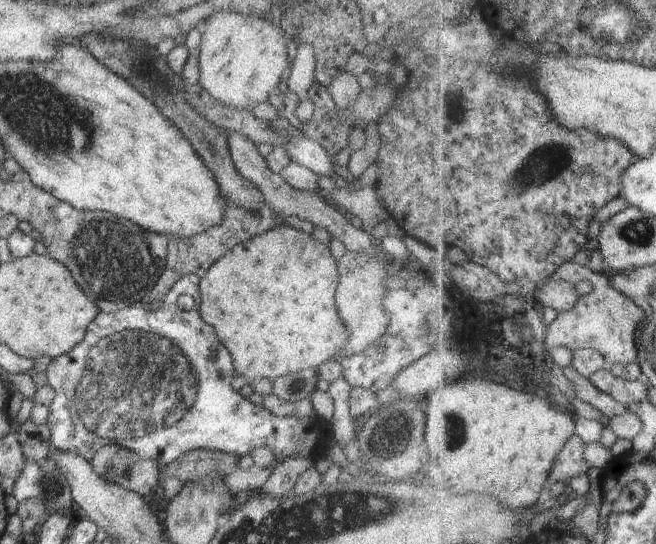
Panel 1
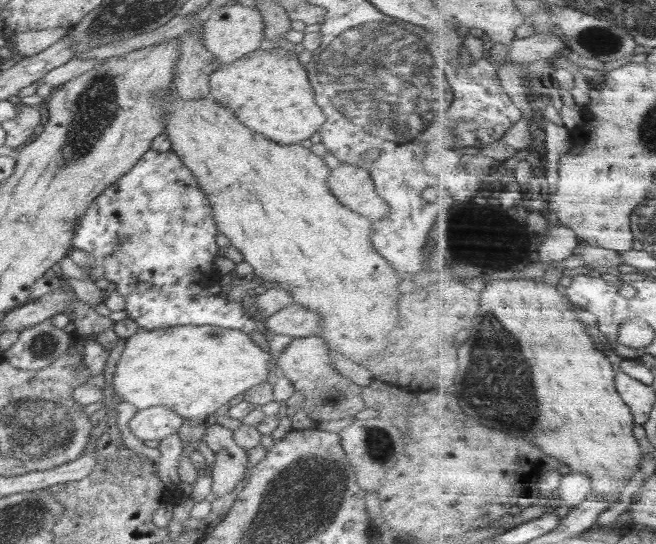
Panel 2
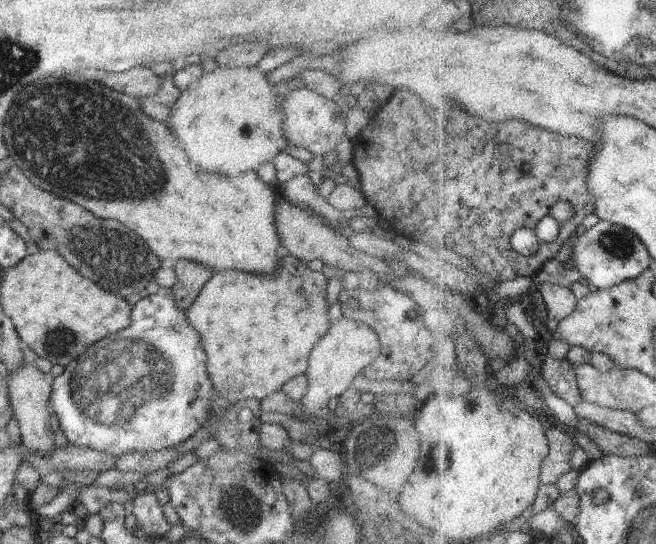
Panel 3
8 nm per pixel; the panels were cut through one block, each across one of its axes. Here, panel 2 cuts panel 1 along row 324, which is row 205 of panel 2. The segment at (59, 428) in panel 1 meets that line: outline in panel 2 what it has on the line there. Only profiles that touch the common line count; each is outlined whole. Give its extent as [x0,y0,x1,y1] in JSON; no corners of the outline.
[72,150,292,352]

